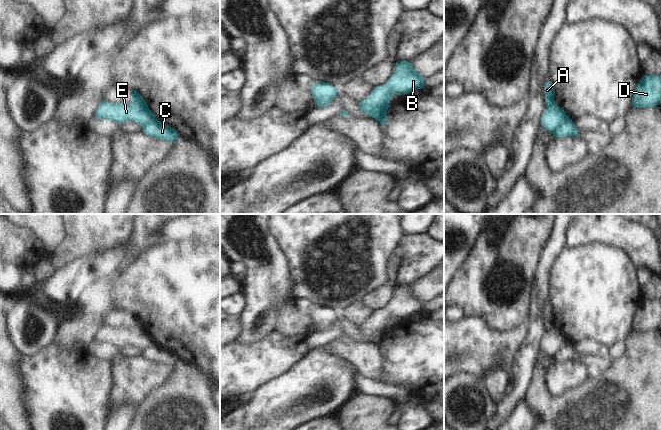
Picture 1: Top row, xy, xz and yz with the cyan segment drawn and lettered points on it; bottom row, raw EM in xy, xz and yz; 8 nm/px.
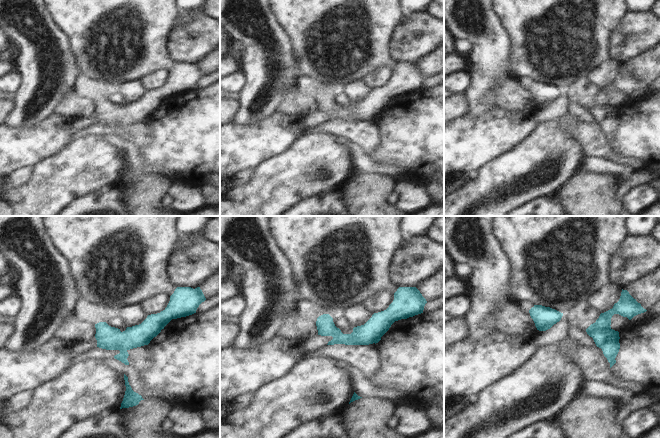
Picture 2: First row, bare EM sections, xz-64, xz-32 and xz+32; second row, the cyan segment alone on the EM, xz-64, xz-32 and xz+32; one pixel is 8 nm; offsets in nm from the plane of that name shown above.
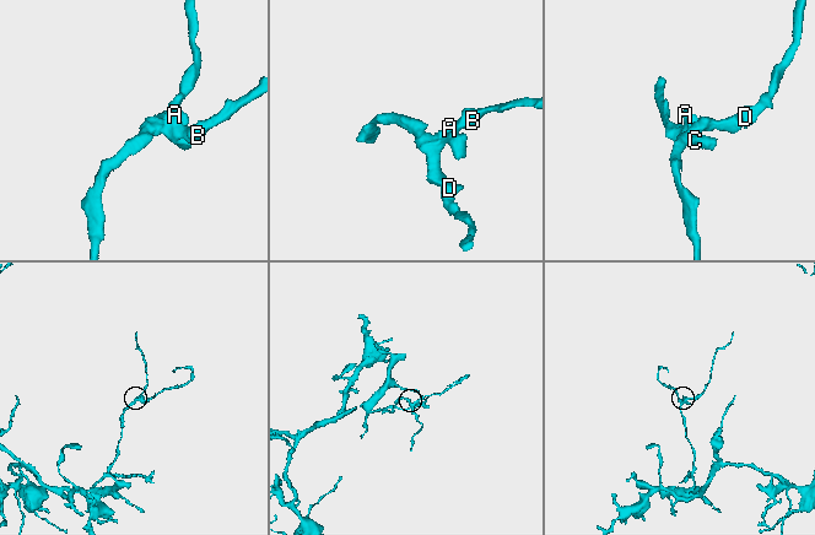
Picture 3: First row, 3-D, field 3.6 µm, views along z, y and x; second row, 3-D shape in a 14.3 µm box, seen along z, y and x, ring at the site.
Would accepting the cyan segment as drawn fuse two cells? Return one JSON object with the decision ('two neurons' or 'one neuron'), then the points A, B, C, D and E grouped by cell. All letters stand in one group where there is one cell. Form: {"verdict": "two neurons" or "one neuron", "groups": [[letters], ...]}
{"verdict": "two neurons", "groups": [["A", "B", "D", "E"], ["C"]]}

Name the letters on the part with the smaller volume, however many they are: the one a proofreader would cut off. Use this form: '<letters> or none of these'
C

